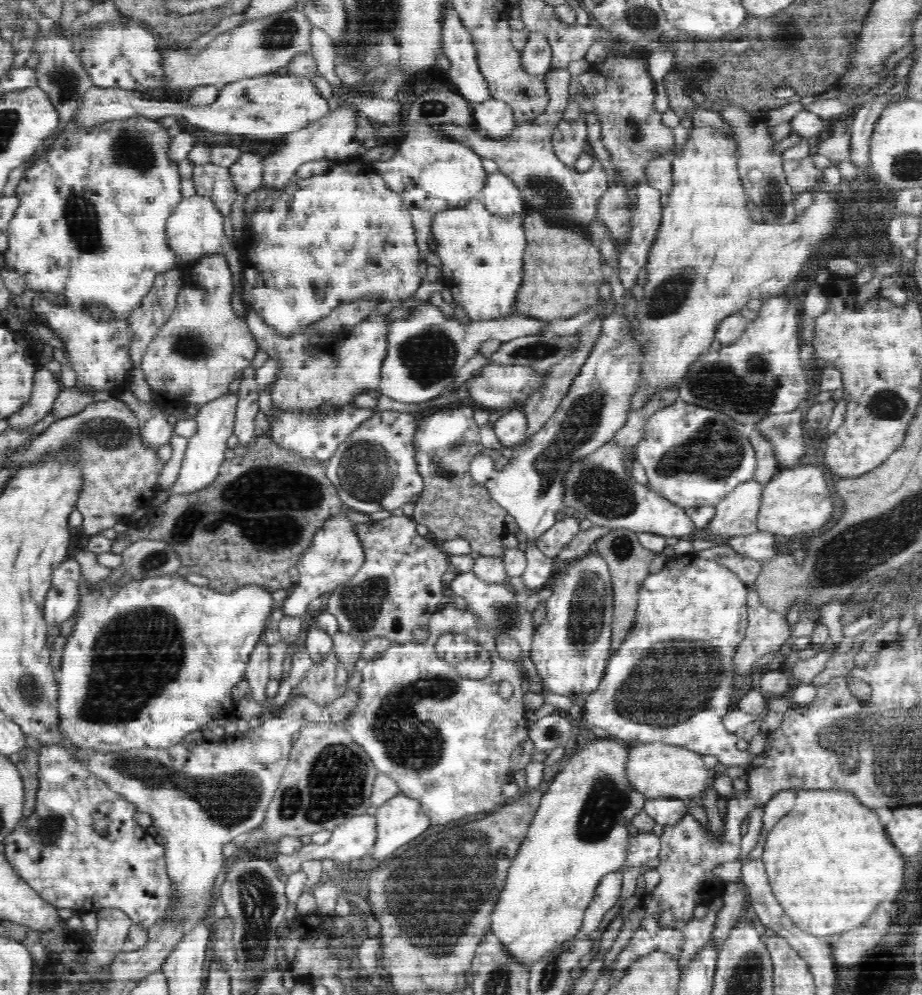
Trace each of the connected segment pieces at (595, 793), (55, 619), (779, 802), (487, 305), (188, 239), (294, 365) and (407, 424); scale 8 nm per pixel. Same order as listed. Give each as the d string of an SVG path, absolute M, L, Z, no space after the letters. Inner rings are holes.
M594 738L581 747L554 777L509 869L504 892L492 912L492 932L504 942L512 955L531 964L542 954L579 932L583 912L595 896L596 887L607 876L619 872L628 860L633 844L630 824L639 816L649 798L628 779L631 744L616 738Z
M74 557L66 558L53 570L43 606L47 626L60 626L73 615L77 604L76 583L79 578L79 565Z
M790 787L772 793L770 800L768 800L763 807L763 827L760 839L754 850L751 851L747 857L761 859L769 832L772 830L772 827L778 823L778 820L782 819L782 816L786 816L786 814L794 808L795 798L798 791L798 787Z
M481 196L470 199L464 206L439 212L433 220L431 232L437 242L435 250L442 261L442 282L450 290L455 307L464 310L468 319L474 323L488 323L501 320L516 313L516 300L524 282L524 222L522 213L512 215L492 212Z
M196 195L182 198L176 208L173 208L172 212L167 216L164 234L167 247L174 253L178 265L195 263L204 255L224 256L233 278L233 294L239 298L240 304L245 304L242 296L243 264L236 249L236 243L226 239L223 229L223 216L207 198Z
M251 311L244 320L258 348L268 353L269 359L278 365L274 382L270 384L275 414L280 412L282 415L304 415L323 420L352 407L358 396L379 390L381 371L390 349L389 332L395 324L388 313L372 312L358 324L340 325L330 332L313 323L301 326L296 332L283 334Z
M378 408L378 410L374 409L366 420L357 424L356 428L353 428L352 432L344 437L344 440L332 453L332 457L326 461L328 479L335 484L344 506L371 514L378 510L391 511L395 508L402 508L407 502L419 497L423 491L424 483L415 460L415 436L418 428L418 420L411 413Z

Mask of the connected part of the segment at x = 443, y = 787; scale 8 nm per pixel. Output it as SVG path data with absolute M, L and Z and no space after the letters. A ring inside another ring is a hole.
M453 604L445 605L437 612L430 615L428 620L430 636L424 643L416 643L413 640L408 642L393 642L379 657L370 659L367 661L366 666L363 668L362 682L360 686L360 702L358 702L358 708L354 708L354 712L350 714L344 722L348 724L348 729L352 733L354 740L368 751L368 755L371 756L372 761L376 765L376 768L381 774L391 778L399 786L401 793L404 796L408 796L412 799L418 800L422 811L427 814L428 819L432 824L448 824L448 822L454 822L454 820L460 820L468 814L489 813L494 812L502 804L506 804L509 800L502 795L502 786L504 783L510 782L509 778L509 758L512 754L512 749L529 734L528 725L531 718L528 716L528 712L524 707L524 690L522 690L522 681L520 675L518 675L517 663L513 660L506 659L499 655L499 652L495 649L495 636L482 619L478 618L478 615L471 612L464 612L456 608ZM446 632L457 632L467 634L470 639L478 641L482 646L488 649L491 657L492 668L490 672L481 679L472 679L471 677L463 677L454 665L449 664L446 660L436 657L434 651L434 645L436 640L441 634ZM502 680L509 681L513 686L513 692L508 698L502 698L498 693L498 682Z

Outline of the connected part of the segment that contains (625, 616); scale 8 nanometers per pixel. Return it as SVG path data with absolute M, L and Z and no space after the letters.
M622 527L612 529L606 536L602 536L595 543L597 551L607 560L609 571L611 572L612 588L614 589L615 603L613 606L614 615L611 622L610 639L610 646L613 650L620 646L625 632L632 626L633 617L636 614L638 587L649 573L649 563L657 553L648 550L640 543L637 532Z

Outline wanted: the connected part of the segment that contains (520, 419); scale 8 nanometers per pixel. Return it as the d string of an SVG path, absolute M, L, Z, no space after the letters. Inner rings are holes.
M508 411L492 423L491 431L504 448L513 450L528 440L527 420L523 411Z

